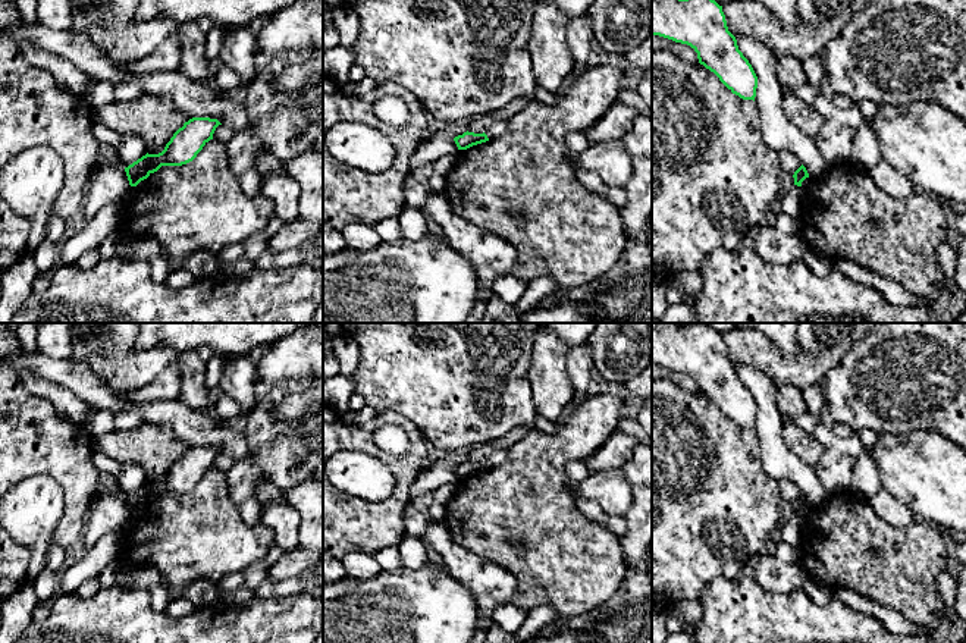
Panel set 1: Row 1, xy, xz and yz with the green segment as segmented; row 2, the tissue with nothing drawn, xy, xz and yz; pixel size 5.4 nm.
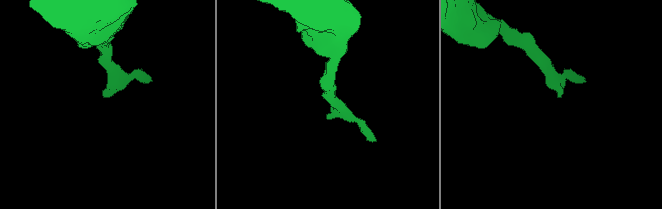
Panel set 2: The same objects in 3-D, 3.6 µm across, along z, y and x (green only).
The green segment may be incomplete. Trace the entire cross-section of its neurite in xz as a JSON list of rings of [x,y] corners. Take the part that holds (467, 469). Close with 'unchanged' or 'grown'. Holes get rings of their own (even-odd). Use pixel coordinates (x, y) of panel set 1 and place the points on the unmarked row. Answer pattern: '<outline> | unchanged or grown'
[[[467,459],[462,464],[455,465],[454,470],[455,470],[458,479],[467,479],[473,474],[489,470],[489,467],[484,461],[483,462],[474,462],[474,461]]] | unchanged

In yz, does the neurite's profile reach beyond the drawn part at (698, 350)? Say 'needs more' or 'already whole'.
already whole

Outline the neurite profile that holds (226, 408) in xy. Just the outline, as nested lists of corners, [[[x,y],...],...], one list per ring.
[[[222,395],[222,398],[211,410],[211,414],[220,423],[232,423],[232,420],[239,415],[239,407],[230,396]]]

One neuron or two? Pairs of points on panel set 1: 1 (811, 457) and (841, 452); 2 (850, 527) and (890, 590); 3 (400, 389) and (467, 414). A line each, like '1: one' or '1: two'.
1: two
2: one
3: one

